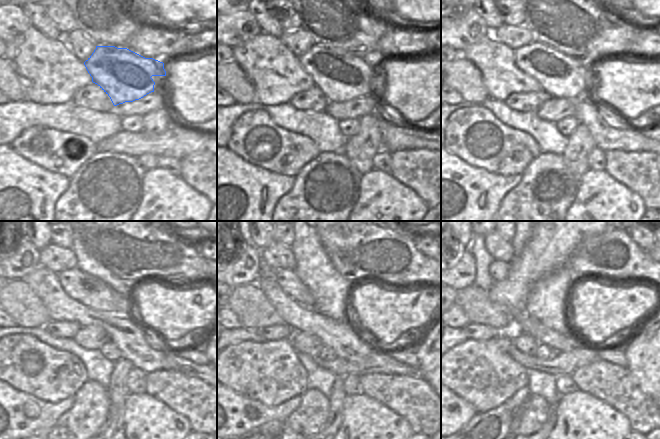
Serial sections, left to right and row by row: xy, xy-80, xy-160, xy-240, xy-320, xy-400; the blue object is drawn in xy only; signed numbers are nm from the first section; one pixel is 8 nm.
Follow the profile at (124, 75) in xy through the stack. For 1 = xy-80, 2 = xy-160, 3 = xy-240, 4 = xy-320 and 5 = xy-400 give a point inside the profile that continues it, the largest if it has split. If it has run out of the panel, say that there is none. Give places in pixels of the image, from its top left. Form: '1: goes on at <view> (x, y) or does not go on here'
1: goes on at xy-80 (341, 77)
2: goes on at xy-160 (560, 76)
3: goes on at xy-240 (86, 289)
4: goes on at xy-320 (287, 279)
5: goes on at xy-400 (498, 271)

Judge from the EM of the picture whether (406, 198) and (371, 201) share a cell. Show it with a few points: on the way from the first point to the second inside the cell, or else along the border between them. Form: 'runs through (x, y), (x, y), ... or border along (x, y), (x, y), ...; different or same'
runs through (397, 201), (380, 201); same

